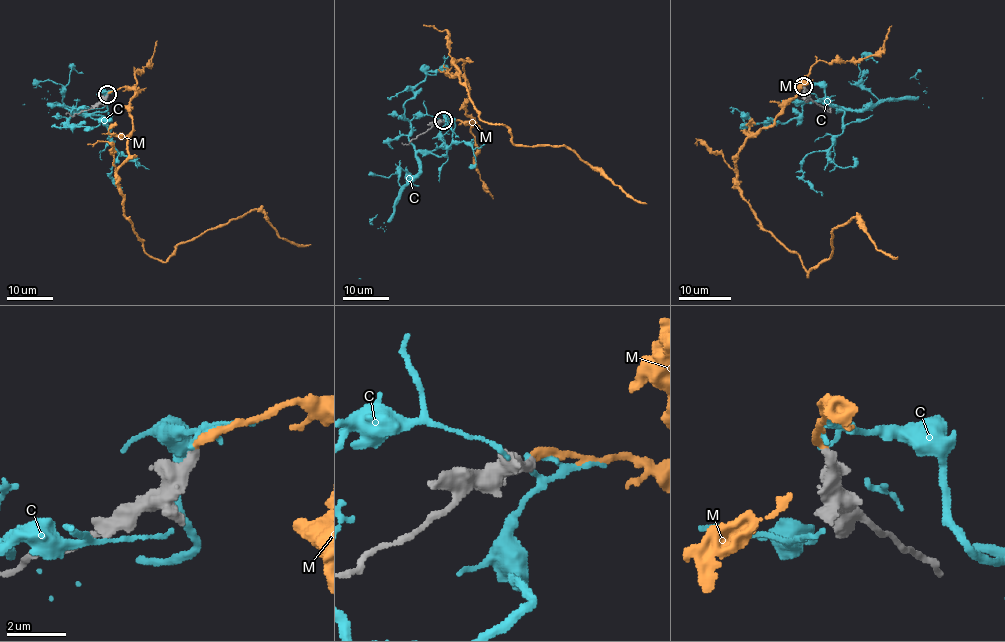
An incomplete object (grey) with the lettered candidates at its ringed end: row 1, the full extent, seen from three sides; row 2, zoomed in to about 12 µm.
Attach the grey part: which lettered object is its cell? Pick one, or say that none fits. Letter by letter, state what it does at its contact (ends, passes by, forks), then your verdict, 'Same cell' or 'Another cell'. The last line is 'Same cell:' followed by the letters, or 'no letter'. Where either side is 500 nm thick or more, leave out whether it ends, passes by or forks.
C: It ends there. Another cell
M: It ends there. Same cell
Same cell: M

